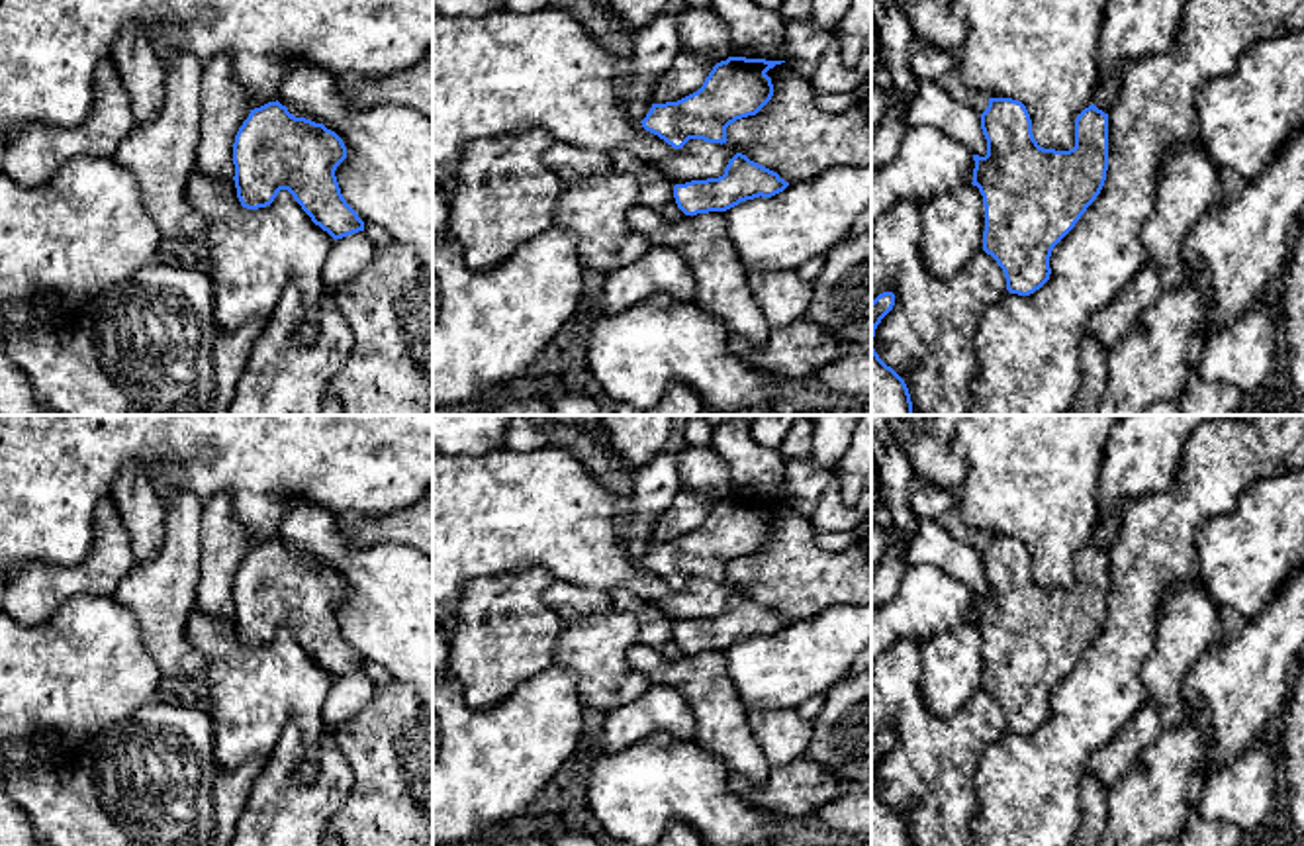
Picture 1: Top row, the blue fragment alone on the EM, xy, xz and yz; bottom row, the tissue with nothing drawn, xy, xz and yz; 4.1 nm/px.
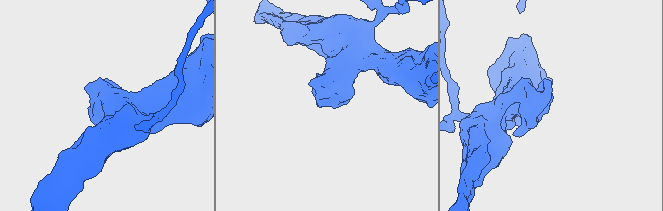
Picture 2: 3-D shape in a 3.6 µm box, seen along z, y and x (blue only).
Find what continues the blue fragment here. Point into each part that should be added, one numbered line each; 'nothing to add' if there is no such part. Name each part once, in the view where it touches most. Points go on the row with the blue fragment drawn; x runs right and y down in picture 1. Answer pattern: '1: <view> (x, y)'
nothing to add

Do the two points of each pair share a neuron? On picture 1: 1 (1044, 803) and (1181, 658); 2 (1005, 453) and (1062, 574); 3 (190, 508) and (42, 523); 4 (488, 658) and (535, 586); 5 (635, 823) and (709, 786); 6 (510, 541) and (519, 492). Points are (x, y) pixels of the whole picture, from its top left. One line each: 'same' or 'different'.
1: different
2: same
3: different
4: same
5: same
6: same

